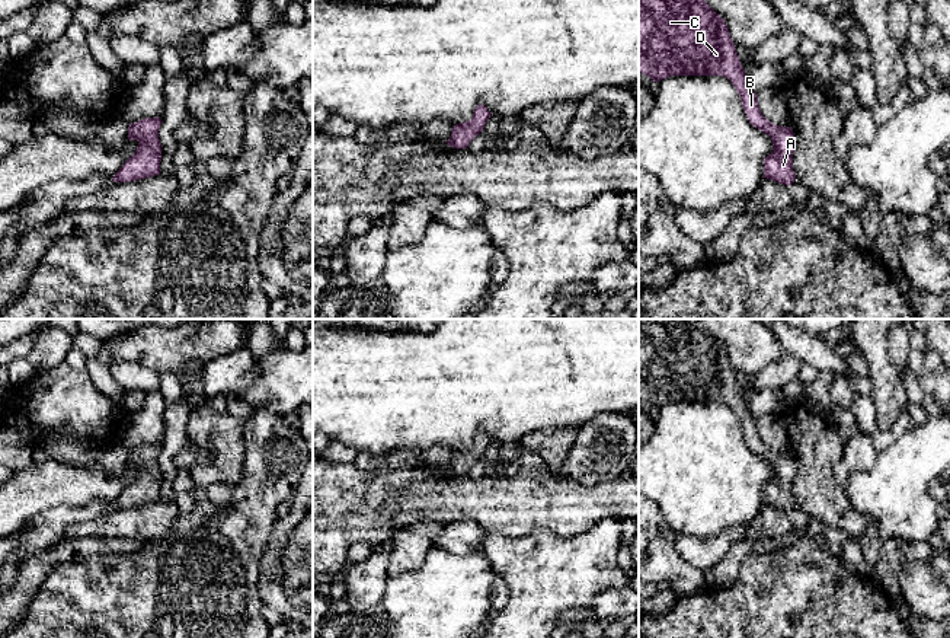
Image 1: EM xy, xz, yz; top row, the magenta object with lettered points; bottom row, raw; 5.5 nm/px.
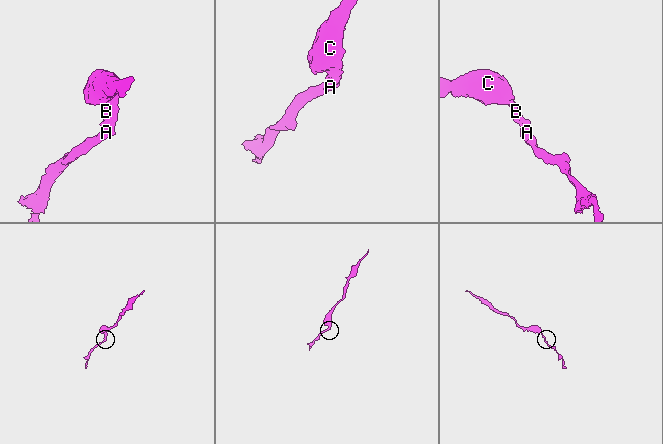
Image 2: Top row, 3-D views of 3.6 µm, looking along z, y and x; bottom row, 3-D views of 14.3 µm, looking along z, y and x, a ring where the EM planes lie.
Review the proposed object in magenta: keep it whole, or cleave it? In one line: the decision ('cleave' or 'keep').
keep

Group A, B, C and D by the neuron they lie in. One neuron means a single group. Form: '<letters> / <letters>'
A B C D

